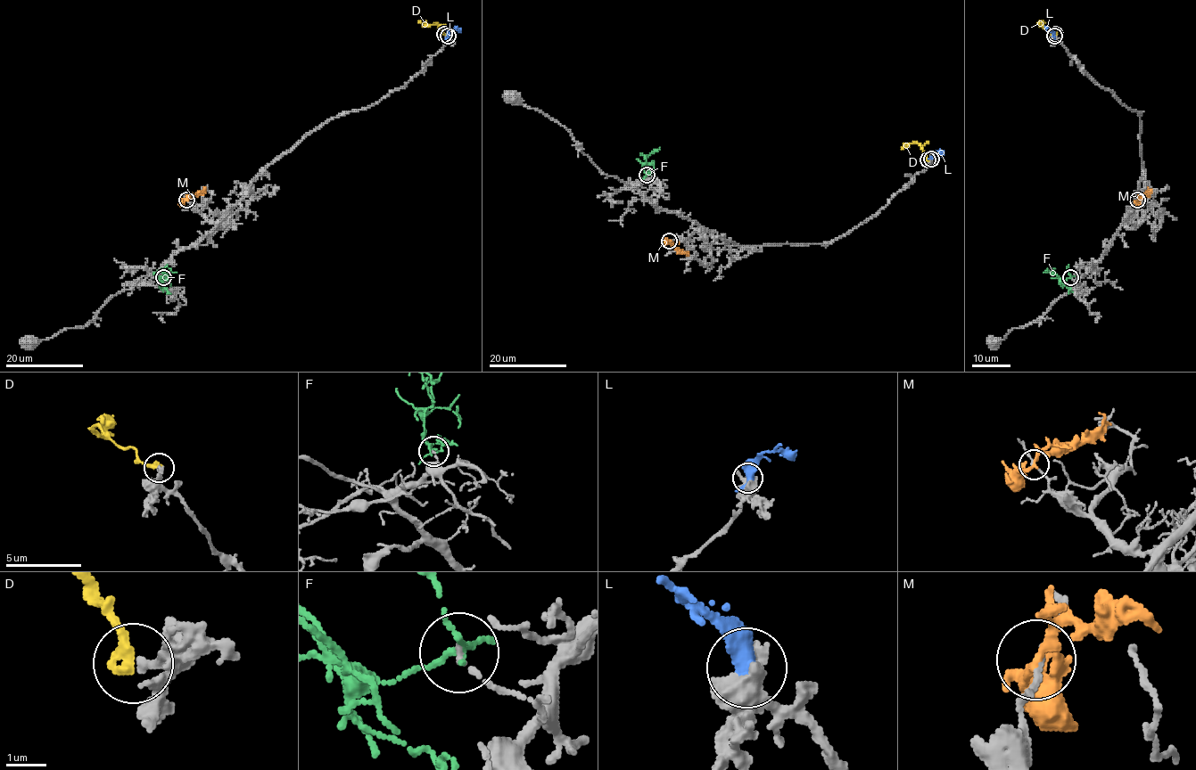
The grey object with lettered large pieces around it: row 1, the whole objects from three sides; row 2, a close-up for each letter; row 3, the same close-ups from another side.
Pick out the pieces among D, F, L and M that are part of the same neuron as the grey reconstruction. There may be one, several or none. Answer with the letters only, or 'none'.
D

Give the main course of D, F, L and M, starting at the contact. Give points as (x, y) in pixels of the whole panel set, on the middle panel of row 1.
D: (927, 159), (918, 143), (911, 143), (902, 147)
F: (646, 175), (646, 157), (660, 146)
L: (930, 158), (938, 152), (944, 154)
M: (670, 241), (686, 251)

